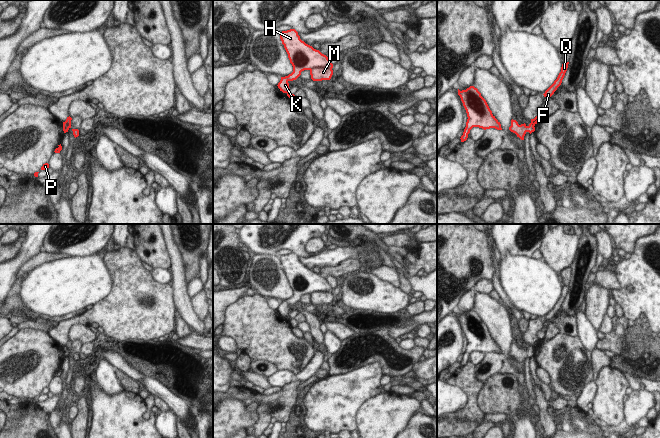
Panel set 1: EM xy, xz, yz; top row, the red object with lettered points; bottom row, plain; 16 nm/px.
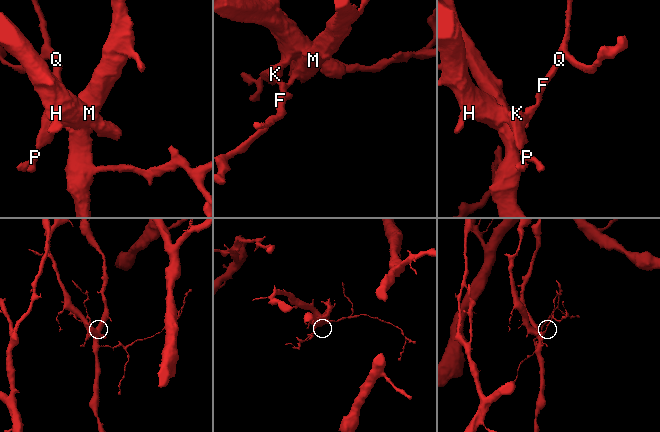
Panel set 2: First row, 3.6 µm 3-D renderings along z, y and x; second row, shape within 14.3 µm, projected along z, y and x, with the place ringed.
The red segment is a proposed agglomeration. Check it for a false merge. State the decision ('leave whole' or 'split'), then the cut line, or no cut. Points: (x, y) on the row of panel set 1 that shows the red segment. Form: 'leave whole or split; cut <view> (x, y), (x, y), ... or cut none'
split; cut xz (331, 67), (314, 67), (310, 70)

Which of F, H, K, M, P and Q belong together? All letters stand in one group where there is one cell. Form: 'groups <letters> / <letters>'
groups F M Q / H K P

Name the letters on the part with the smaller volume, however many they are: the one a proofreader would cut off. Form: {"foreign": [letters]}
{"foreign": ["H", "K", "P"]}

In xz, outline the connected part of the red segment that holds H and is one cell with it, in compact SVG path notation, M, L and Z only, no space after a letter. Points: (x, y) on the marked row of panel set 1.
M295 29L282 31L279 34L293 66L293 72L288 76L281 77L277 85L280 91L286 93L288 97L291 95L288 82L296 80L302 71L320 67L333 68L333 64L328 57L302 41Z

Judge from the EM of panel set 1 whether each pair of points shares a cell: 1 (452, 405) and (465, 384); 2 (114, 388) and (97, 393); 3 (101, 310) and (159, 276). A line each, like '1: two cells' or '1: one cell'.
1: two cells
2: two cells
3: two cells

